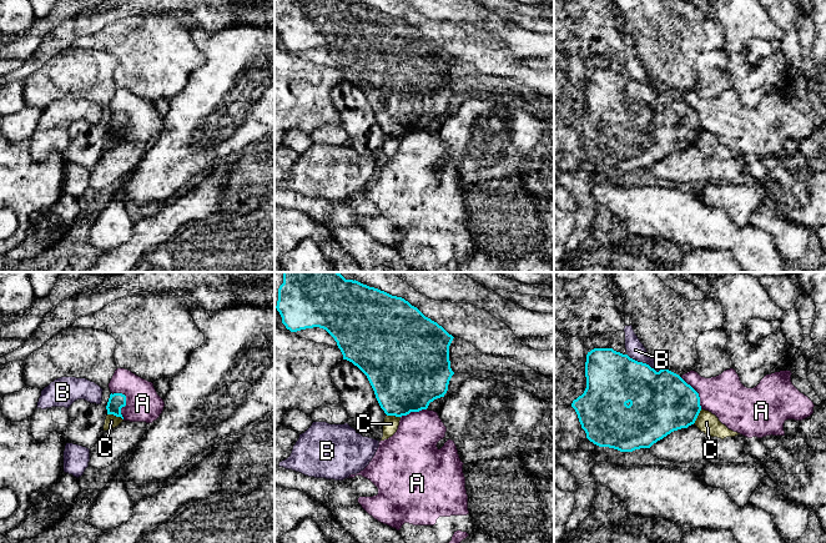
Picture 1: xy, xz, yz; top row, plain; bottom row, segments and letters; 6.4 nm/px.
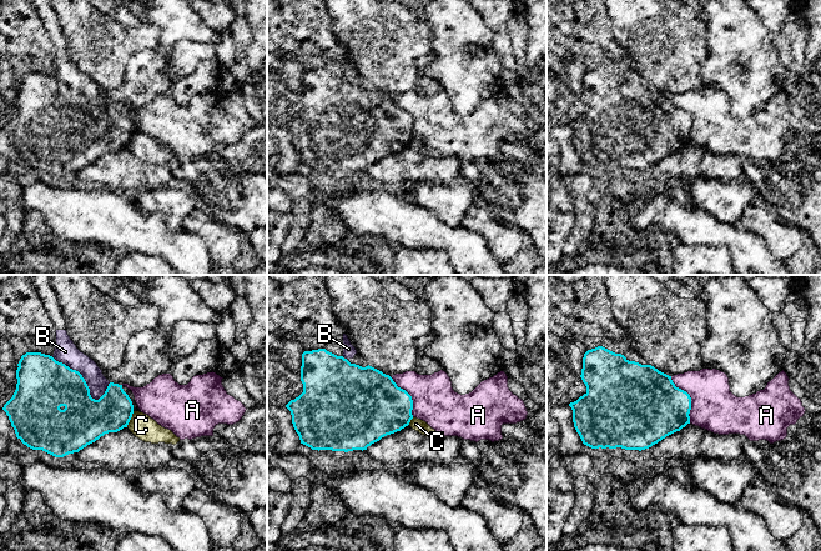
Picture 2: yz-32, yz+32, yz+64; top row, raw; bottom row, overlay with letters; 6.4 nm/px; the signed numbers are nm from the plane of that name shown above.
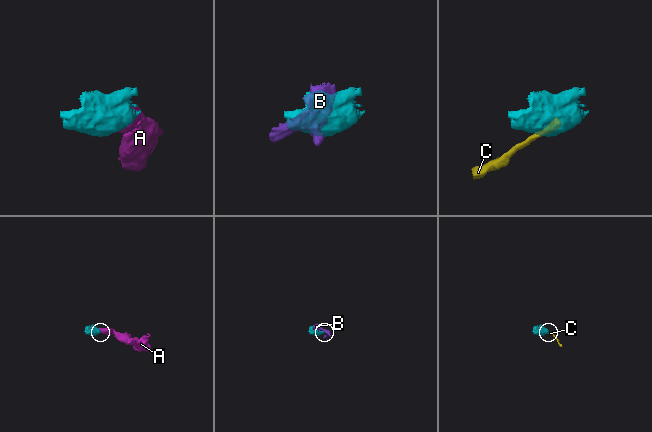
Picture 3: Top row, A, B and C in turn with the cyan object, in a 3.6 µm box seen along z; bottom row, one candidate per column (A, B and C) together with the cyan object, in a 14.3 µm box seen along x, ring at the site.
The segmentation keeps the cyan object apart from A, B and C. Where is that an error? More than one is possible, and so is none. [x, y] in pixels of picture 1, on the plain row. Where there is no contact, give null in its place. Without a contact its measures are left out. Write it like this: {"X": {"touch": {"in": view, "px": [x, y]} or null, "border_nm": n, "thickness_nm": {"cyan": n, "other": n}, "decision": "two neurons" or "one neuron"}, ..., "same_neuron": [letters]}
{"A": {"touch": {"in": "xy", "px": [125, 121]}, "border_nm": 190, "thickness_nm": {"cyan": 110, "other": 220}, "decision": "two neurons"}, "B": {"touch": {"in": "yz", "px": [645, 84]}, "border_nm": 260, "thickness_nm": {"cyan": 360, "other": 120}, "decision": "two neurons"}, "C": {"touch": {"in": "xy", "px": [115, 135]}, "border_nm": 110, "thickness_nm": {"cyan": 110, "other": 90}, "decision": "two neurons"}, "same_neuron": []}

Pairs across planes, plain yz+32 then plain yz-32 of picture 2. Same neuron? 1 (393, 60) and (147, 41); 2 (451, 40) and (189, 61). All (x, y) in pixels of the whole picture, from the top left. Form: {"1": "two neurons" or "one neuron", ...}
{"1": "one neuron", "2": "two neurons"}

